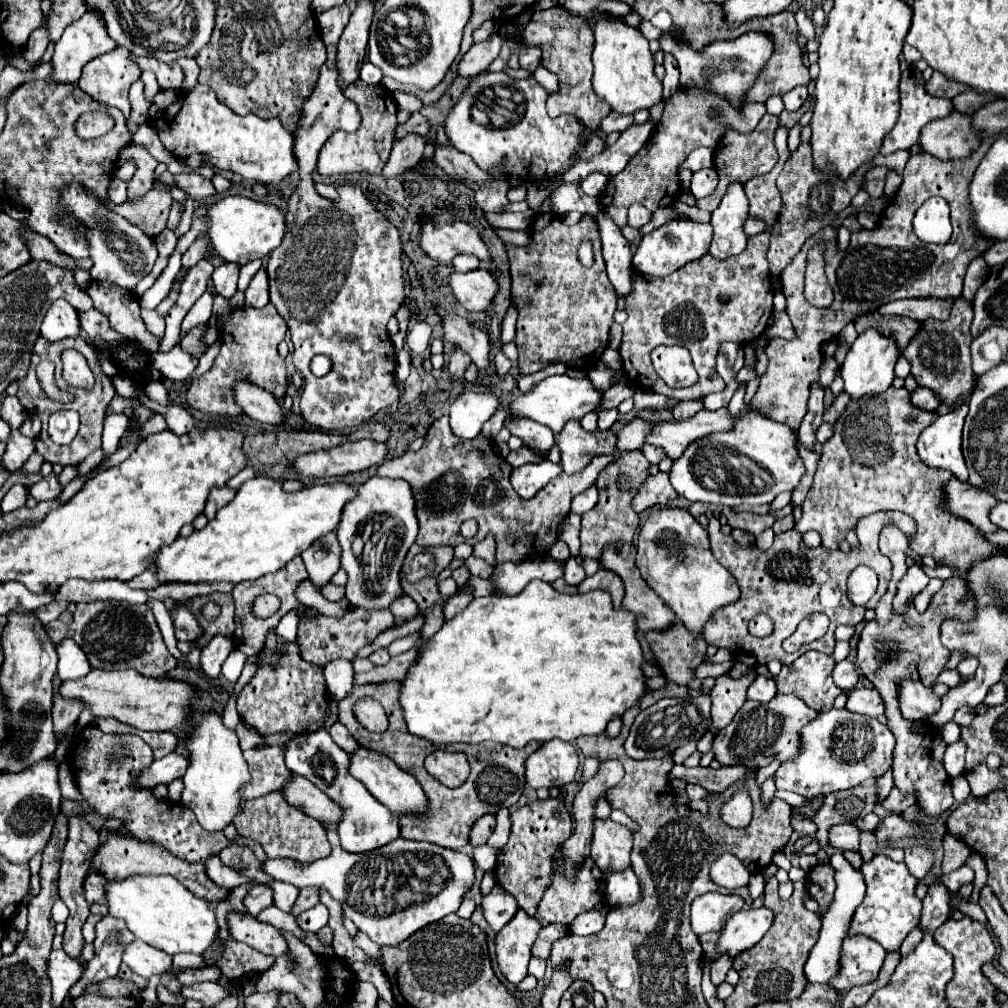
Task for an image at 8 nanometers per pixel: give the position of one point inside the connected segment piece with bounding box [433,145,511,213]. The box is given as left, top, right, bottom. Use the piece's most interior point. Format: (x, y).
(490, 194)

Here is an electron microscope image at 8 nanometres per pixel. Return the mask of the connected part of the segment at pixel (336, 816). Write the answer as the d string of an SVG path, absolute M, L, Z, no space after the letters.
M295 775L293 783L289 783L289 787L283 787L283 791L285 791L285 799L289 799L291 805L305 811L307 815L311 815L323 823L333 823L333 825L341 823L341 819L343 819L341 807L333 799L329 799L329 795L319 791L305 777Z

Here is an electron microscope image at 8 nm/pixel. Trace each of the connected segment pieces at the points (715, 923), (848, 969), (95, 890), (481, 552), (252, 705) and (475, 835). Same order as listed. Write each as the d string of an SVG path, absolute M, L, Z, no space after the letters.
M705 893L691 903L691 927L695 935L709 931L721 931L731 915L735 915L745 901L739 895L725 893Z
M867 935L847 937L843 941L841 953L841 975L837 975L837 979L831 979L829 985L845 993L855 985L875 981L885 961L885 955L887 953L881 947L881 943L877 943Z
M91 871L91 875L85 879L85 899L89 903L107 903L107 885L111 881L99 873L99 871Z
M485 537L481 543L477 543L473 547L473 557L479 557L479 559L487 561L489 565L493 565L493 559L495 559L495 543L493 543L493 537Z
M271 629L265 637L263 649L255 655L255 675L237 695L239 715L257 727L261 733L313 733L319 731L325 723L325 713L331 703L327 683L323 677L323 667L309 663L301 657L301 647L297 641L287 643L277 635L277 629Z
M483 815L481 819L477 819L477 823L473 825L473 831L471 831L471 845L473 847L479 847L479 845L485 845L489 835L493 833L495 829L495 815Z

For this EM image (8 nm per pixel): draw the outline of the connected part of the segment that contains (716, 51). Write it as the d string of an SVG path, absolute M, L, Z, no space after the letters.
M747 31L731 41L713 41L701 51L695 51L691 45L685 45L665 33L659 41L663 51L677 59L681 71L679 83L683 89L701 89L705 93L719 95L735 109L741 109L745 105L747 91L755 85L759 73L767 67L767 61L773 55L773 39L767 31Z

